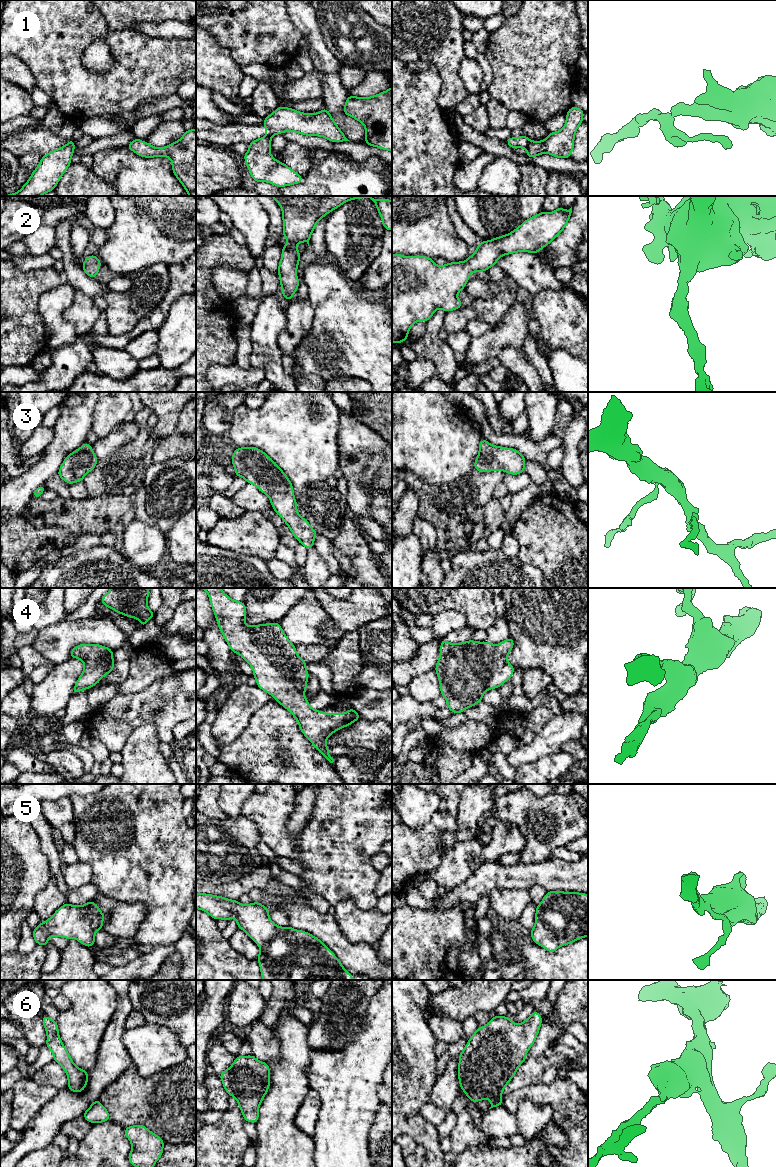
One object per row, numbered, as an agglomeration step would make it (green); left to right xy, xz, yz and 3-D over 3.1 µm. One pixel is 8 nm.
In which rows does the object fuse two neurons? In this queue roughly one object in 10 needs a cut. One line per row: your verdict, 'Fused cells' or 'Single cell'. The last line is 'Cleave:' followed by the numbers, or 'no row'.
1: Fused cells
2: Single cell
3: Single cell
4: Single cell
5: Single cell
6: Single cell
Cleave: 1

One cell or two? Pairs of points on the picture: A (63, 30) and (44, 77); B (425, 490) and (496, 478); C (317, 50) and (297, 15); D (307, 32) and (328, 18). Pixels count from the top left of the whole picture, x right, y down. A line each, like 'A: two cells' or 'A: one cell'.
A: one cell
B: one cell
C: one cell
D: two cells

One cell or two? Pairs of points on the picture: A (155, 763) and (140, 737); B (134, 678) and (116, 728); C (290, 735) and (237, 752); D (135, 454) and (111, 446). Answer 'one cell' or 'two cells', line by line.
A: one cell
B: two cells
C: one cell
D: two cells

